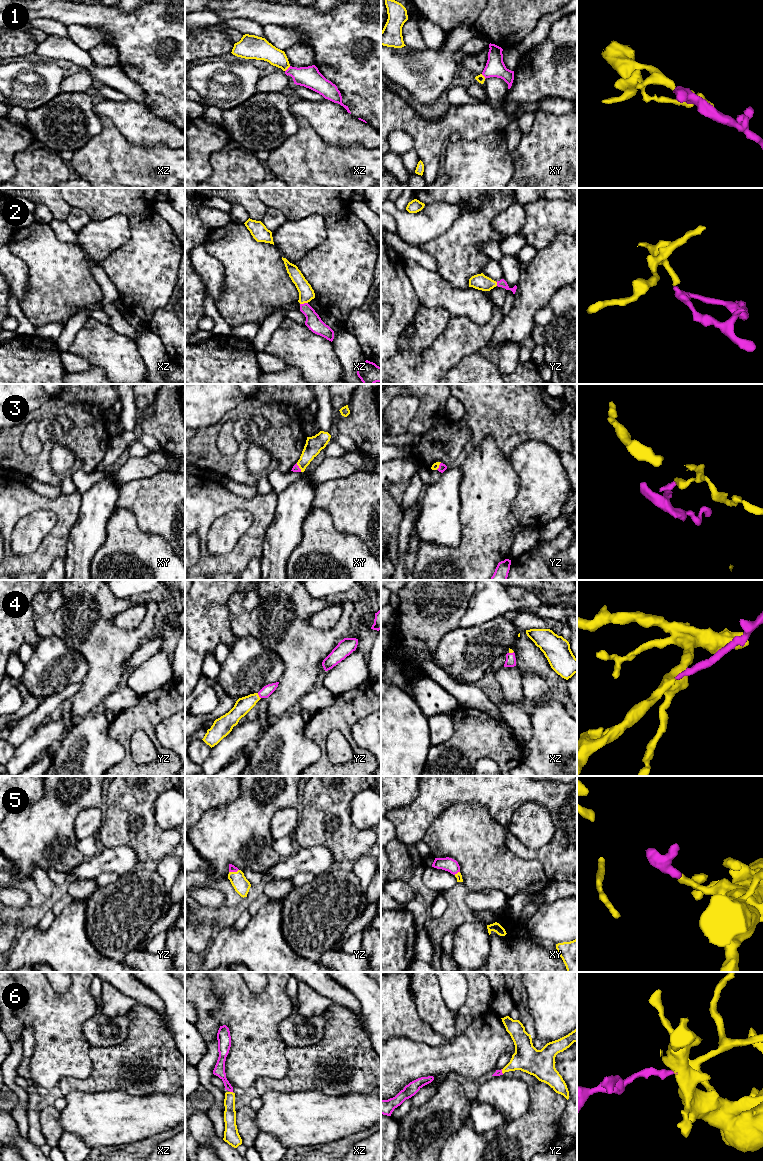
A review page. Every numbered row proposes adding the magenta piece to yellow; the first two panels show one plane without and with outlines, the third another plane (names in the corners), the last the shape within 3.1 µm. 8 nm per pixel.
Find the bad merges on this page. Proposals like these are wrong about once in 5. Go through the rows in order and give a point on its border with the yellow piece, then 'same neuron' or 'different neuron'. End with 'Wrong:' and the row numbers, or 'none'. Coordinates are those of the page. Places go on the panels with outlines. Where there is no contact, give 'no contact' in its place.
1: xz (287, 68) | same neuron
2: xz (303, 303) | same neuron
3: xy (299, 467) | same neuron
4: yz (258, 696) | same neuron
5: yz (233, 872) | same neuron
6: xz (232, 1092) | same neuron
Wrong: none

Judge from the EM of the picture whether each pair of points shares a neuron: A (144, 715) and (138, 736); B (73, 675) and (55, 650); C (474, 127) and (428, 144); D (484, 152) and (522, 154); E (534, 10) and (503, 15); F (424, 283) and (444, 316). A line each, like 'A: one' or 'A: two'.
A: two
B: one
C: one
D: two
E: one
F: two

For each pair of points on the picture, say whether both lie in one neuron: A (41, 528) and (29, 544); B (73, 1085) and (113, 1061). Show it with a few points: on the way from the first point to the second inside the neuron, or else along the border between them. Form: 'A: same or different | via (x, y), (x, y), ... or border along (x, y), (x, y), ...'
A: same | via (37, 532), (29, 540)
B: same | via (83, 1085), (89, 1085), (103, 1071)

